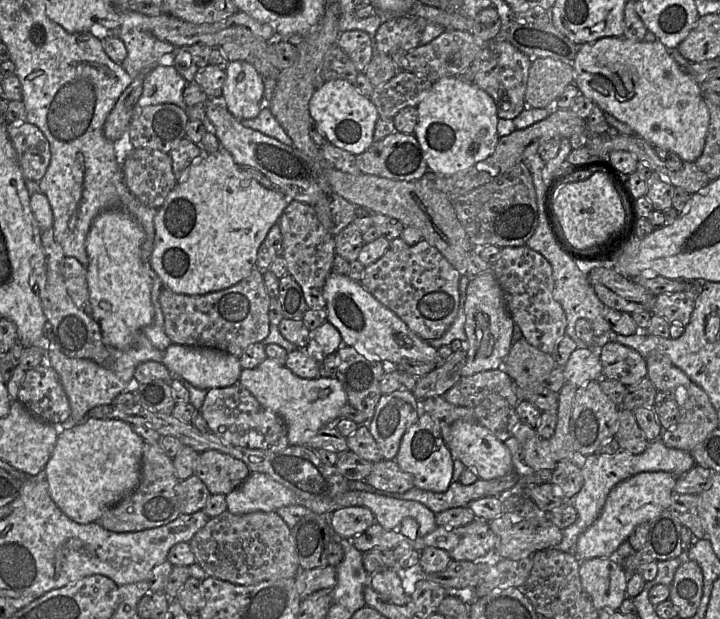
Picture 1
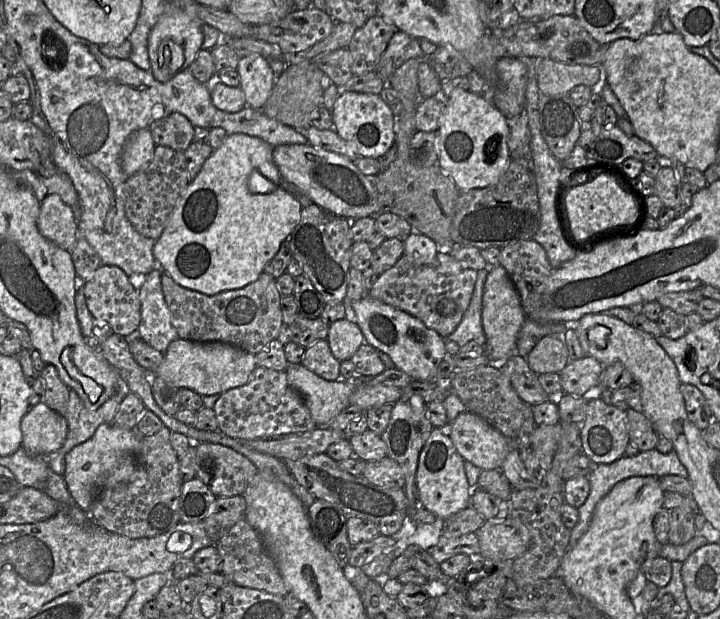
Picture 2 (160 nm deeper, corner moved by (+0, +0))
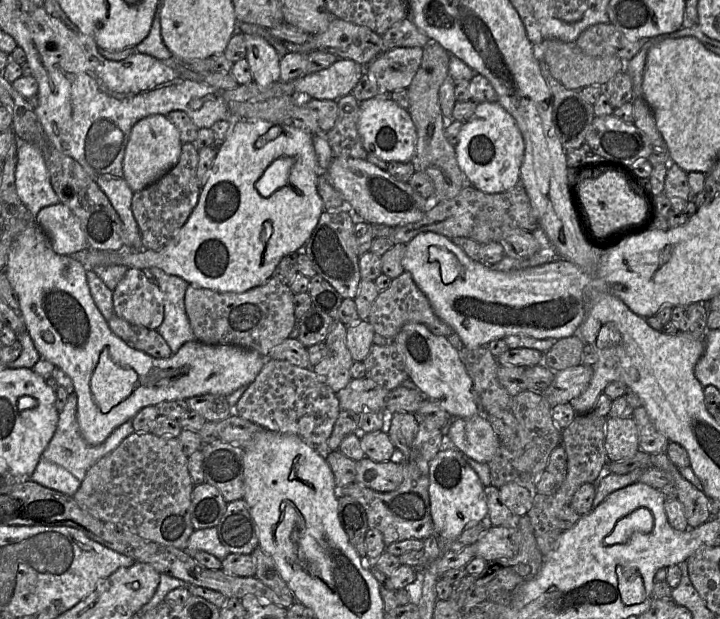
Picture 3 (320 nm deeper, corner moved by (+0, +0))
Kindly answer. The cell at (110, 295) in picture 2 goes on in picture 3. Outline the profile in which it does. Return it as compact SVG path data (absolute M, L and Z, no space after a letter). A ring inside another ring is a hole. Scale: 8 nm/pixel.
M128 268L113 289L113 310L131 324L156 330L164 319L163 294L145 270Z

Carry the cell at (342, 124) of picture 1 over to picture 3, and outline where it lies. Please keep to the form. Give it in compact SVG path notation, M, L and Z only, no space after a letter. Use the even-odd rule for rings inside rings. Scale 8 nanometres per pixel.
M377 96L360 102L358 133L369 154L389 162L411 162L415 155L417 133L407 110L388 96Z

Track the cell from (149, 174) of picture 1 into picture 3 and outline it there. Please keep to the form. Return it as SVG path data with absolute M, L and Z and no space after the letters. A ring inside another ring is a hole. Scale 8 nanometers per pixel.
M193 142L183 143L177 164L158 181L133 193L131 209L139 227L144 248L147 248L148 250L160 250L167 245L177 235L197 205L201 190L201 186L196 176L198 150L199 149Z

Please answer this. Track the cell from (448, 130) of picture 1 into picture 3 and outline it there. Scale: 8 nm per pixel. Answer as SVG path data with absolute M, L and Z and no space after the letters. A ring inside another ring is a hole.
M498 102L477 104L474 115L463 123L455 145L455 154L461 171L476 189L502 193L520 180L525 143L515 119Z

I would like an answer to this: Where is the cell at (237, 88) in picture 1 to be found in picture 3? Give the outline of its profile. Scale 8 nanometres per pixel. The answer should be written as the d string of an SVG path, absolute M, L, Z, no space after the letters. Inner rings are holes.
M245 34L245 40L253 82L268 87L280 81L281 56L276 49L261 36Z

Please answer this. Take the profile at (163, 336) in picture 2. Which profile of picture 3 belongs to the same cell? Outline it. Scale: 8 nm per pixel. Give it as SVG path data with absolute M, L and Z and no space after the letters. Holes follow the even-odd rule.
M158 267L143 269L155 281L164 298L164 319L156 329L165 339L172 354L175 354L186 342L196 340L187 317L184 296L188 283Z

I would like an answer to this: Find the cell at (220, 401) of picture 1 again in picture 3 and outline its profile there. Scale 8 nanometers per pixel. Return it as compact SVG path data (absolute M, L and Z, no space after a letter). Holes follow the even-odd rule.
M266 361L240 397L233 414L264 429L295 434L315 447L324 447L341 411L335 393L310 368L301 368L287 361Z

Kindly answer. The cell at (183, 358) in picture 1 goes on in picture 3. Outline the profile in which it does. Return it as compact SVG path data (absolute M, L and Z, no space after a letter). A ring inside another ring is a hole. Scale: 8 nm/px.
M20 234L12 243L7 263L3 271L17 295L20 306L20 315L24 320L25 327L32 338L35 348L42 358L54 364L55 367L61 368L72 379L75 387L74 392L78 399L77 419L80 431L85 441L92 446L102 444L118 426L124 422L130 421L142 408L146 406L156 406L164 401L187 400L190 397L204 394L226 397L241 386L248 386L252 383L265 363L266 356L262 356L254 350L228 344L210 345L198 340L186 342L175 354L172 354L168 358L151 357L142 351L134 349L111 331L108 326L108 322L104 319L103 315L95 305L87 283L86 270L83 264L70 255L60 255L54 252L50 241L47 239L45 239L45 242L38 242L34 236Z

